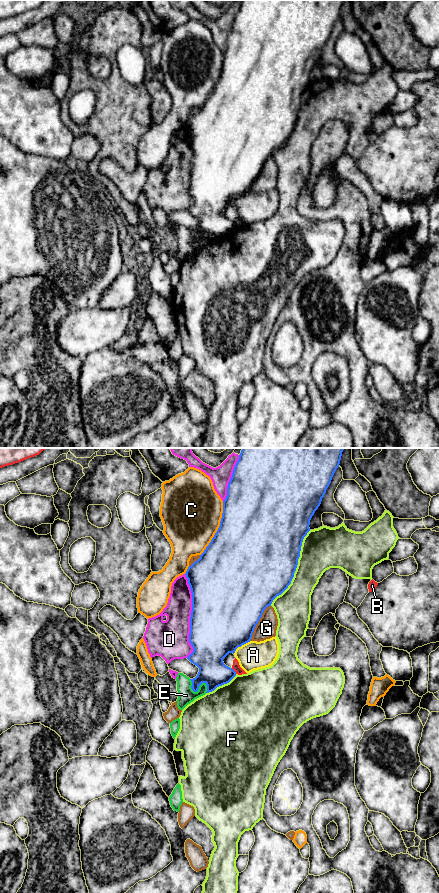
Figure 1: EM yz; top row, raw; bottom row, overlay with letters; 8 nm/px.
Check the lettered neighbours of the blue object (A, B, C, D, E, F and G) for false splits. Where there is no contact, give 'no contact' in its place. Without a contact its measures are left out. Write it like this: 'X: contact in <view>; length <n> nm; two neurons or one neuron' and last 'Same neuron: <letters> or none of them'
A: contact in yz; length 170 nm; two neurons
B: contact in yz; length 60 nm; two neurons
C: contact in yz; length 480 nm; two neurons
D: contact in yz; length 650 nm; two neurons
E: contact in yz; length 180 nm; two neurons
F: contact in yz; length 700 nm; two neurons
G: contact in yz; length 340 nm; two neurons
Same neuron: none of them

